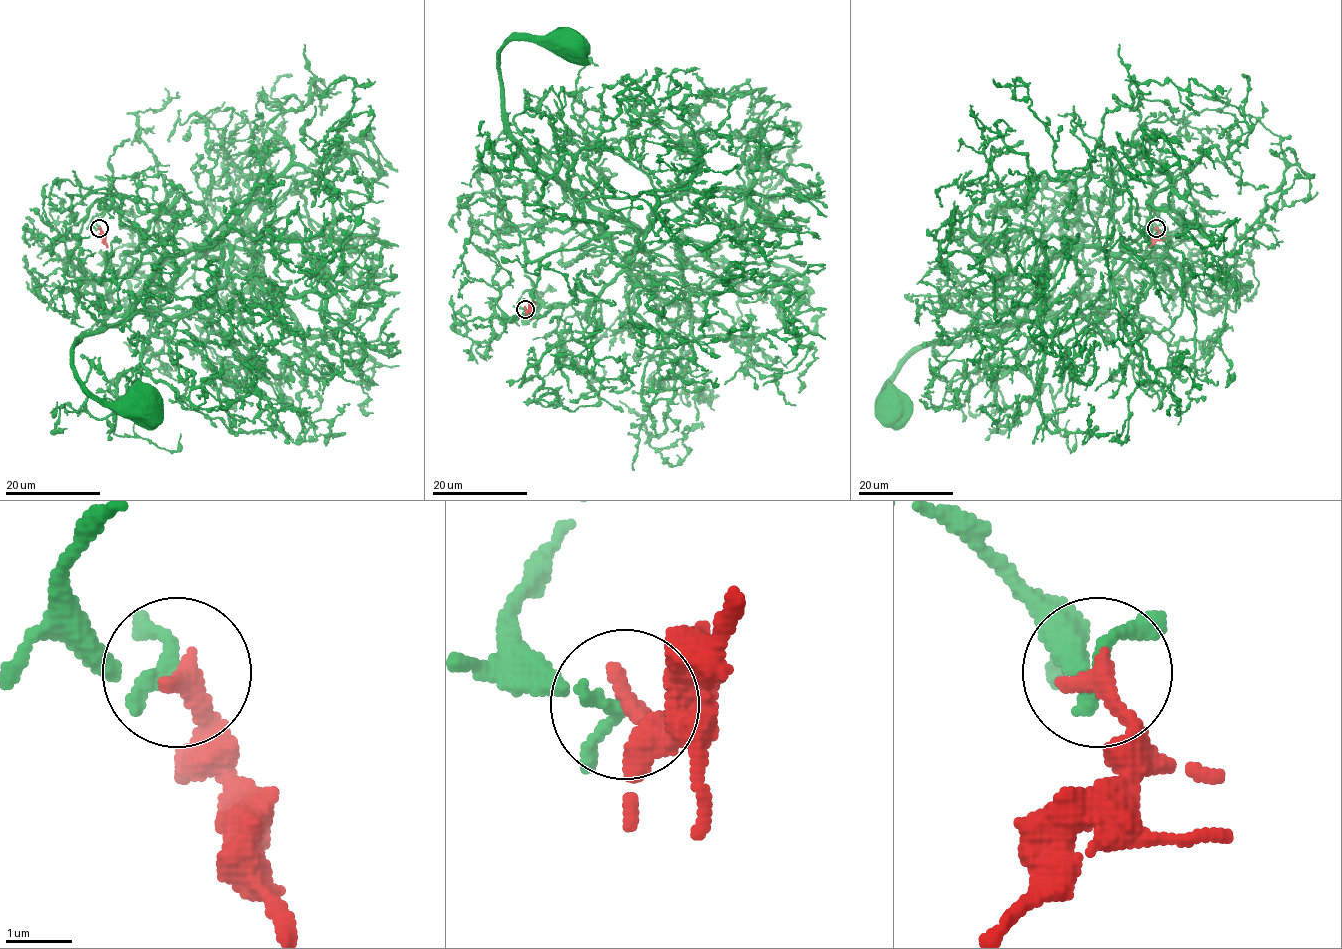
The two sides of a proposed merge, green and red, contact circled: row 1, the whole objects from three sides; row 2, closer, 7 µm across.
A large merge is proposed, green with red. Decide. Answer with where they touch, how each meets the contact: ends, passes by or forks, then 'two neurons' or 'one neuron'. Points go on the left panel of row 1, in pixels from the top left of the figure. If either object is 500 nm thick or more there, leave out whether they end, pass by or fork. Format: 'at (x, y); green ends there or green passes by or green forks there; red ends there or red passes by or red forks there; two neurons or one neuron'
at (99, 228); green passes by; red ends there; two neurons

